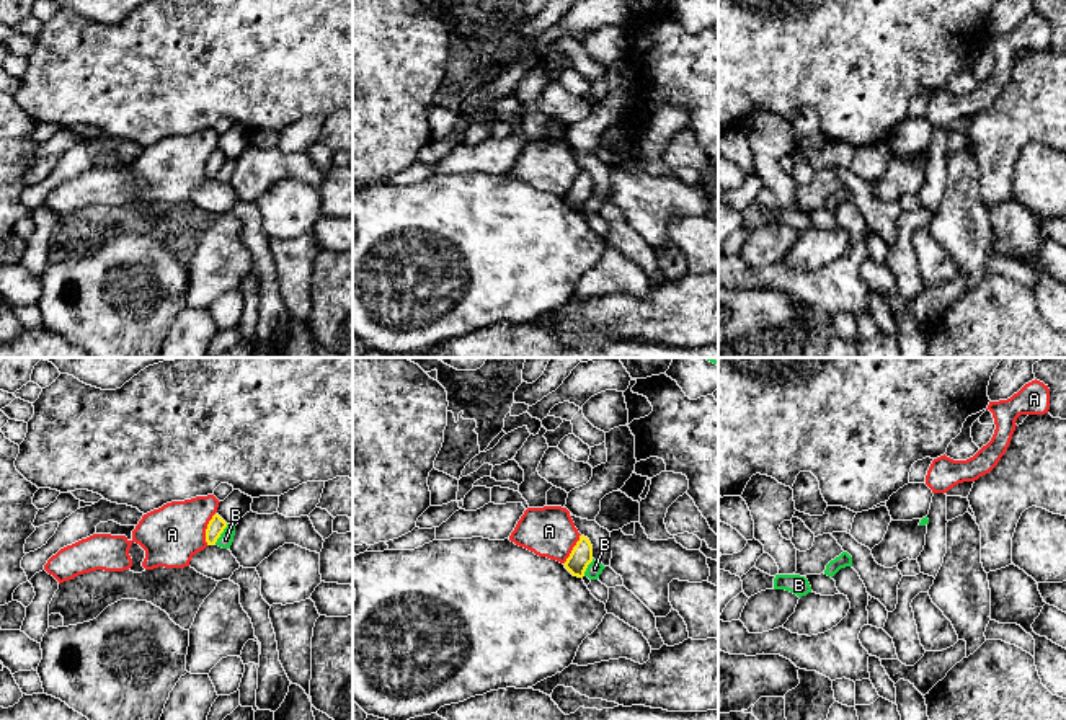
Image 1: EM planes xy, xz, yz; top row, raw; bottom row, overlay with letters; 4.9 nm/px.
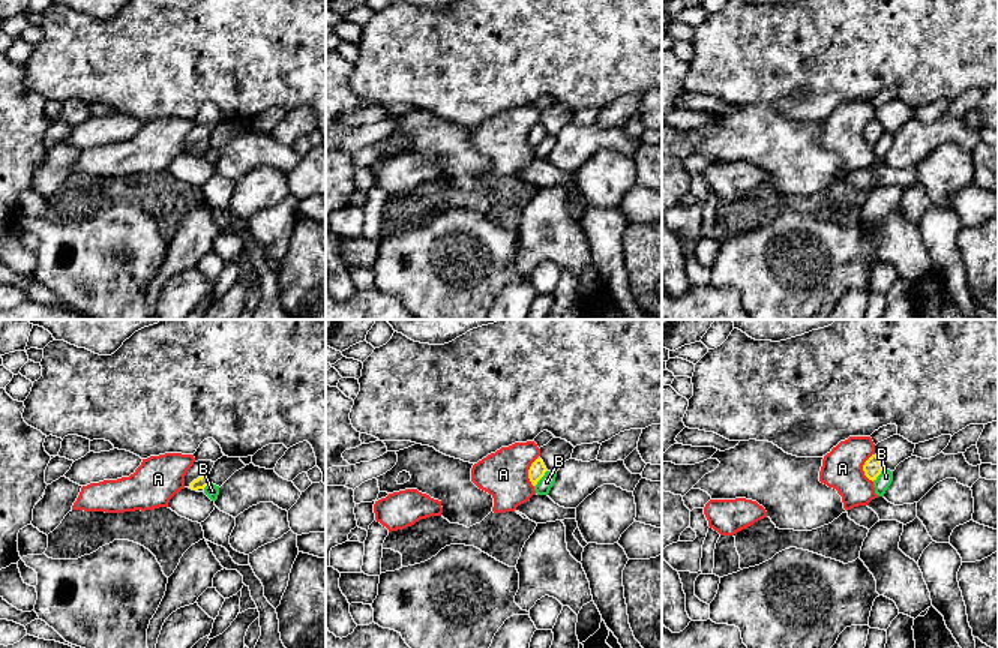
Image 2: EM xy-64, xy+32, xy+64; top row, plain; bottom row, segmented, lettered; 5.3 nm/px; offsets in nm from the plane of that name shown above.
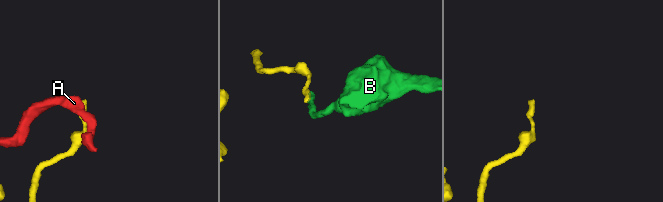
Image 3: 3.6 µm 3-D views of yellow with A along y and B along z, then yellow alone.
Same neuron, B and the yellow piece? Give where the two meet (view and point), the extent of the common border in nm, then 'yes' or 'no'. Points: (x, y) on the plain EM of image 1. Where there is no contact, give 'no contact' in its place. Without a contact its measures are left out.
meets yellow in xy at (221, 167); contact 120 nm long; no

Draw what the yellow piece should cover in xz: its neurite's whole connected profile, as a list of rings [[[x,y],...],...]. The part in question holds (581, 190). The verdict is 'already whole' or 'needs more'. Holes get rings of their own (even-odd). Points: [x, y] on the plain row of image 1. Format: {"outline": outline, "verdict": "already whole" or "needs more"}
{"outline": [[[580,170],[580,175],[573,181],[570,191],[563,199],[573,211],[583,212],[591,196],[593,196],[593,180],[588,171]]], "verdict": "already whole"}

